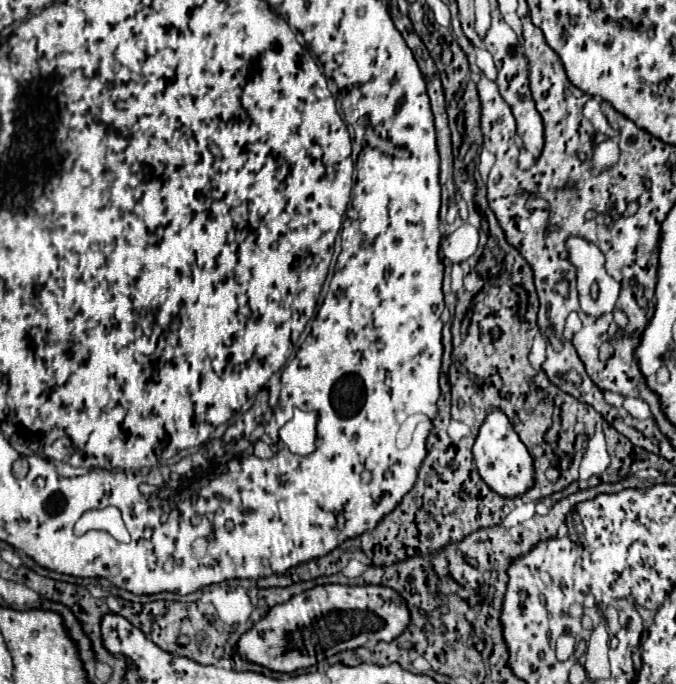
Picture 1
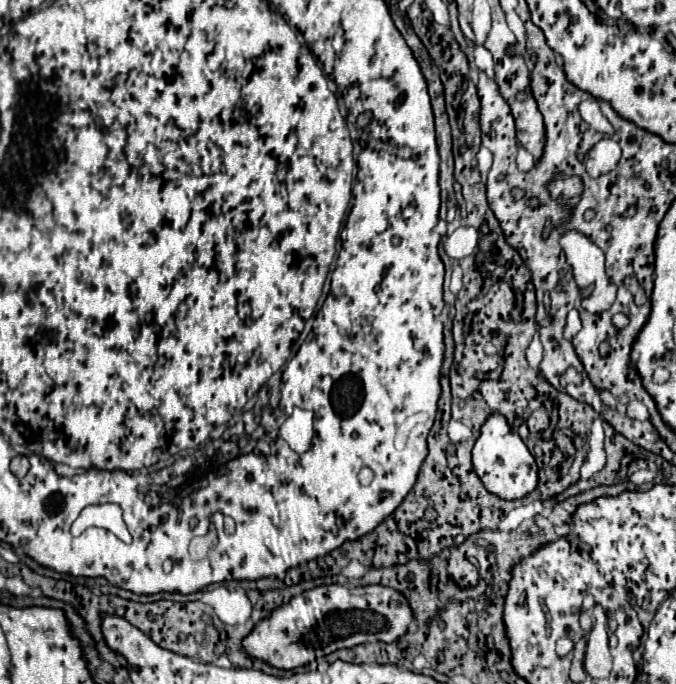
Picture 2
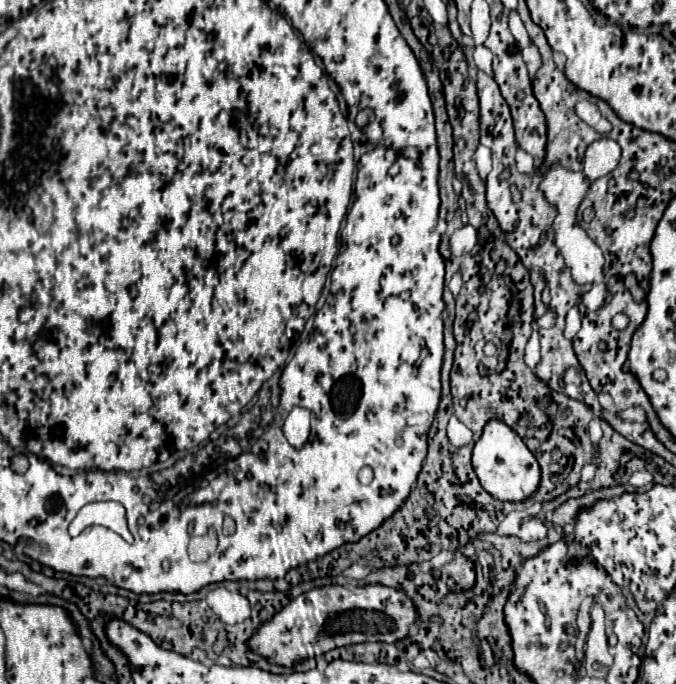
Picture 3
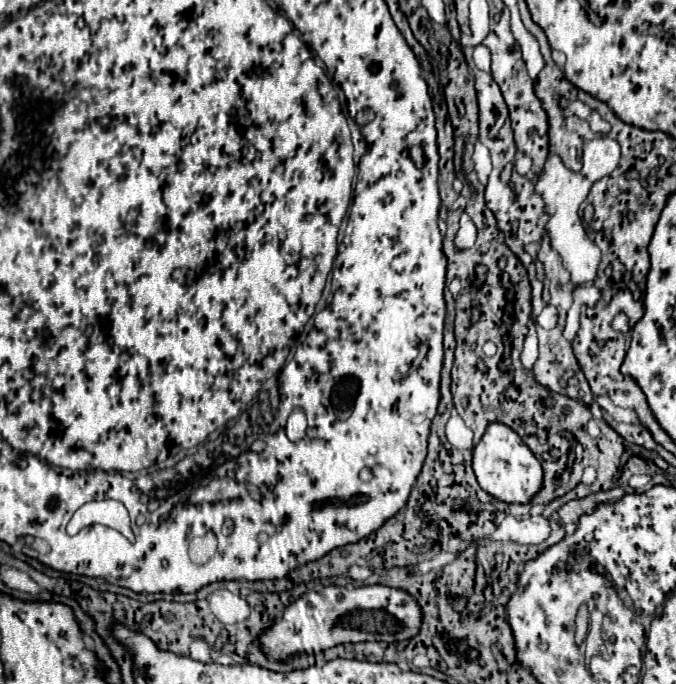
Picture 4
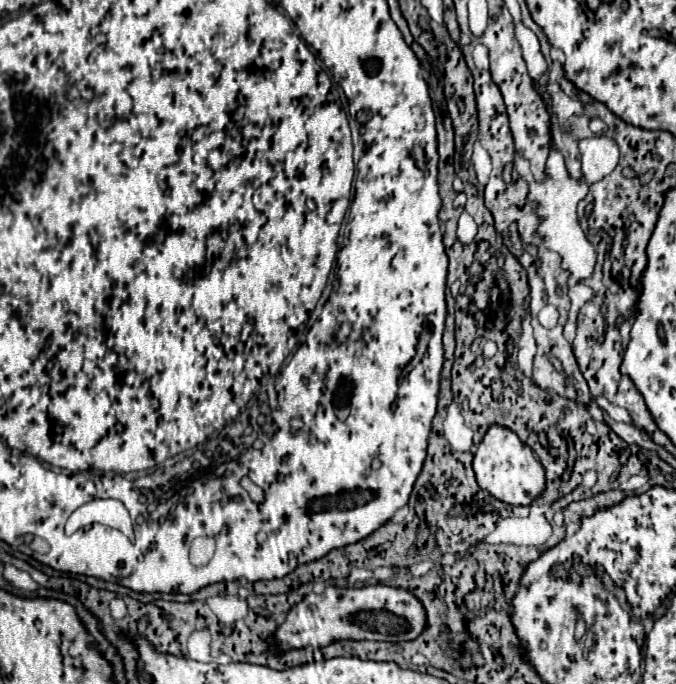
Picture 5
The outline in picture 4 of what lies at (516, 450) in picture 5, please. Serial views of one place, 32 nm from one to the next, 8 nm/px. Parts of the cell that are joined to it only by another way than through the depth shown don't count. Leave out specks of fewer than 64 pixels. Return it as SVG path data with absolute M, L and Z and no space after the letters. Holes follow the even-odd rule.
M492 422L482 436L482 440L474 446L474 472L478 484L494 498L508 504L528 504L536 492L542 488L542 466L530 448L520 440L520 436L498 422Z

